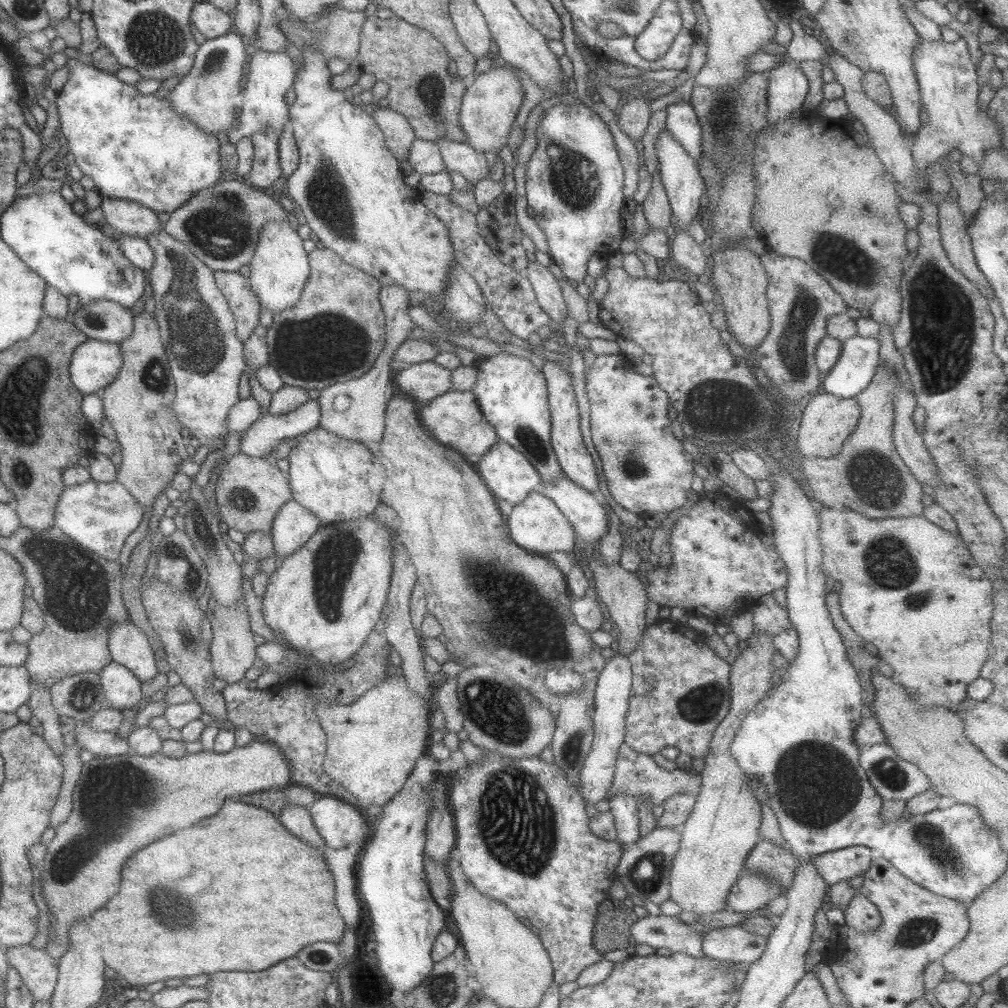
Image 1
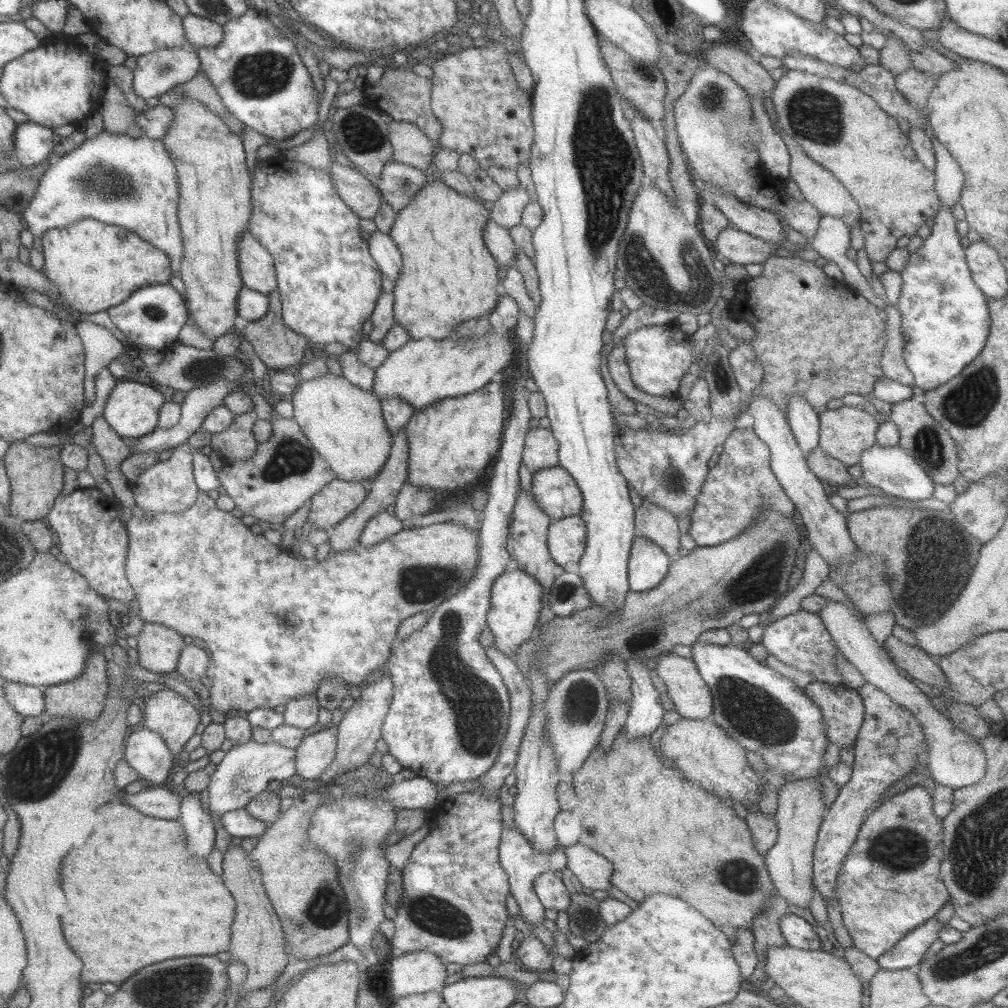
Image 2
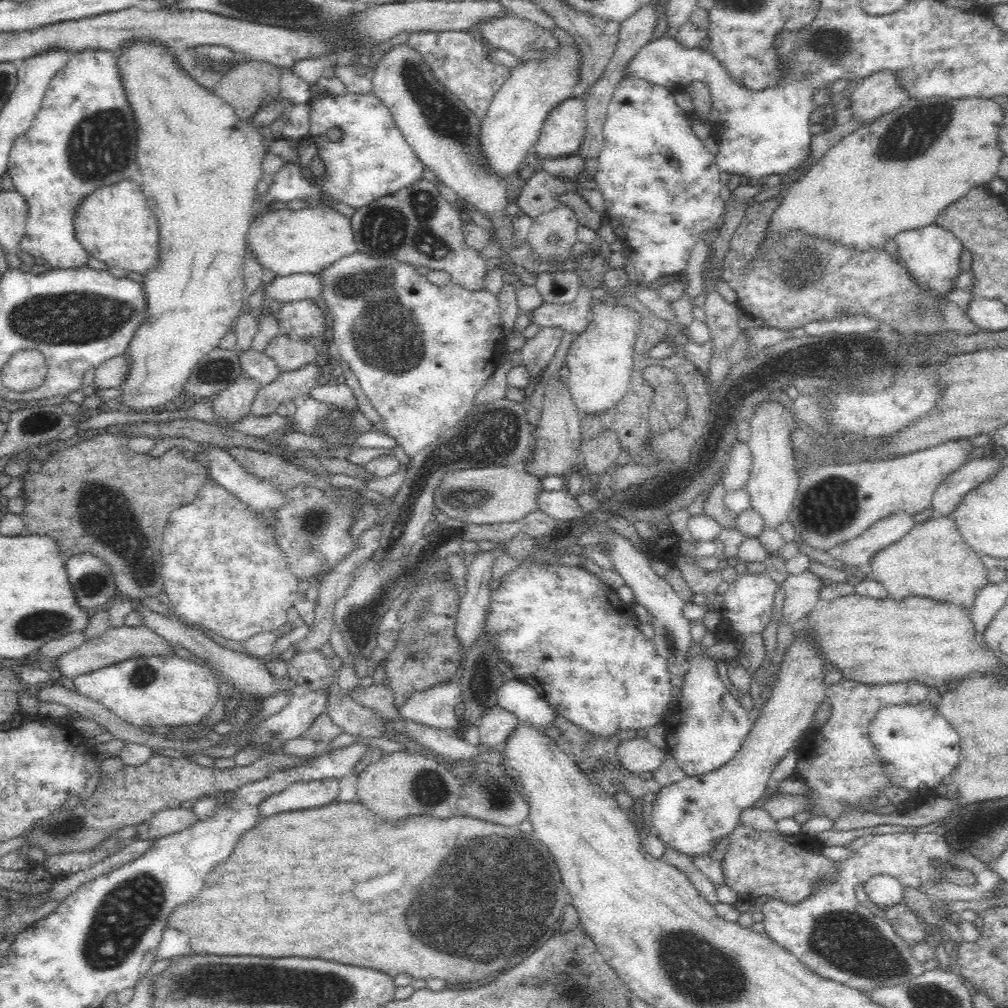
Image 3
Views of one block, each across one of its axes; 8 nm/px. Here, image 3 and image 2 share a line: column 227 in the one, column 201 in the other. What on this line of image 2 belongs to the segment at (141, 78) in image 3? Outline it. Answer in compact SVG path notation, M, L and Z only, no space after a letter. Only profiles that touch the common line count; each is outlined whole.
M186 100L171 108L173 120L166 137L161 140L166 151L172 156L178 170L180 198L178 202L178 221L184 240L184 257L180 265L180 277L185 284L185 303L189 320L202 334L210 339L220 338L235 330L236 298L244 287L240 277L238 261L238 238L252 217L251 188L253 180L246 165L246 152L243 138L231 132L222 118L212 113L207 106L198 100Z

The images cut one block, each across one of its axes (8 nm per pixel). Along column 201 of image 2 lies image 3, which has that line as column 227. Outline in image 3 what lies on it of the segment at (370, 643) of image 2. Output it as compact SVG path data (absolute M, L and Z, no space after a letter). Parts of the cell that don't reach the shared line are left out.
M214 479L205 482L194 502L170 511L161 547L163 588L172 610L194 623L234 642L255 634L282 628L298 595L298 580L292 576L280 549L257 515Z

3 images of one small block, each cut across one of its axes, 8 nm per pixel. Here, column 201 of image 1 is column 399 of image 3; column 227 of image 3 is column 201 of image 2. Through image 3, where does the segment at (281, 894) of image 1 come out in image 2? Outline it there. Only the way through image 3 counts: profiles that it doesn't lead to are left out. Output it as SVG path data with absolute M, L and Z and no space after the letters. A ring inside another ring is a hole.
M114 800L94 812L92 820L100 820L96 832L108 836L86 836L86 844L72 848L72 862L68 862L66 870L62 864L60 872L62 892L70 898L68 914L64 914L62 922L64 936L84 962L81 981L85 985L89 982L121 985L136 974L136 970L154 962L178 956L212 956L231 949L230 926L235 919L237 902L223 878L212 872L207 858L194 860L194 856L186 854L188 836L179 819L150 818L124 800ZM82 854L88 854L92 862L78 860Z

